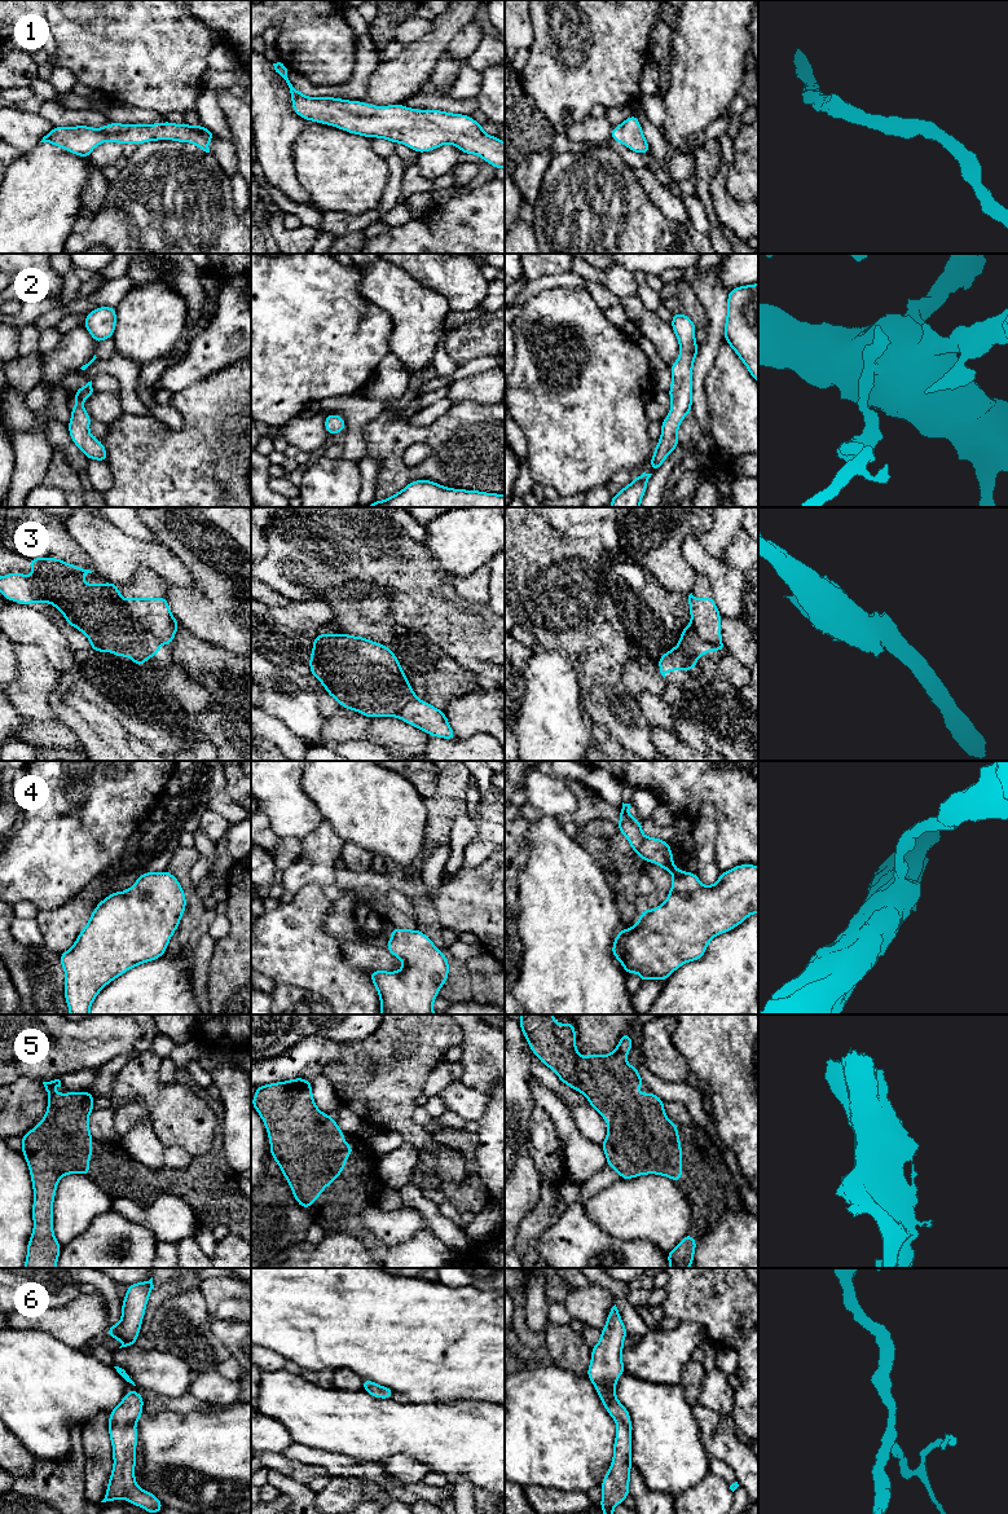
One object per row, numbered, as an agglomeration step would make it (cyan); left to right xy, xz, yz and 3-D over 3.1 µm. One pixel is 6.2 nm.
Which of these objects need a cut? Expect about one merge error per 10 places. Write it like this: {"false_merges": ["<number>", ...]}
{"false_merges": ["3"]}

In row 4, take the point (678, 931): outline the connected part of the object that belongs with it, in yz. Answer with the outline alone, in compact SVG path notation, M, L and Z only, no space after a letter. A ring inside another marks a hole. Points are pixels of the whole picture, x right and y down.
M630 804L620 809L619 832L643 862L652 862L673 876L666 901L652 908L642 910L639 920L629 929L620 929L612 945L612 955L621 961L626 974L639 973L642 983L657 978L666 981L681 965L704 956L708 943L718 934L730 932L749 915L758 914L758 866L739 864L719 875L716 884L703 885L696 872L679 871L673 862L668 841L646 837L642 823L629 815Z

